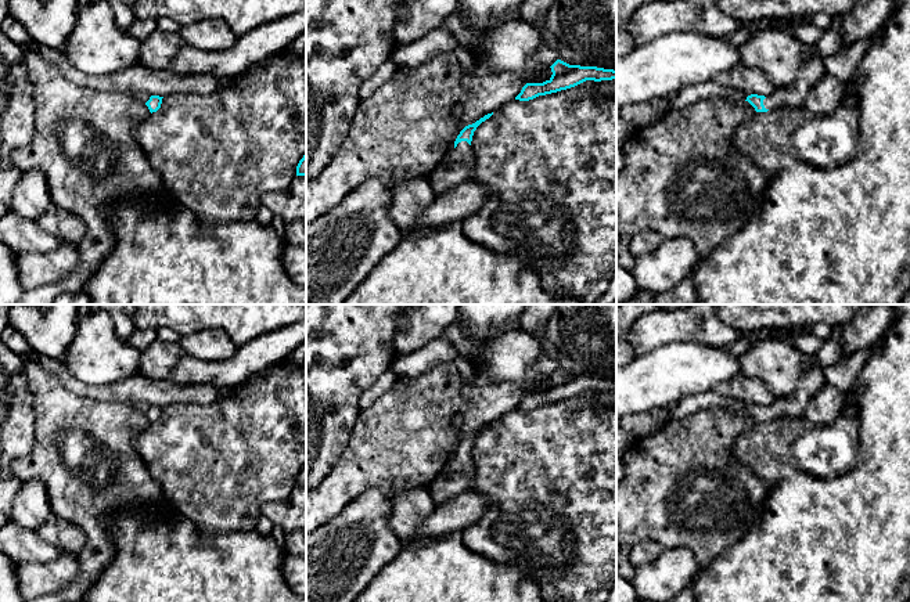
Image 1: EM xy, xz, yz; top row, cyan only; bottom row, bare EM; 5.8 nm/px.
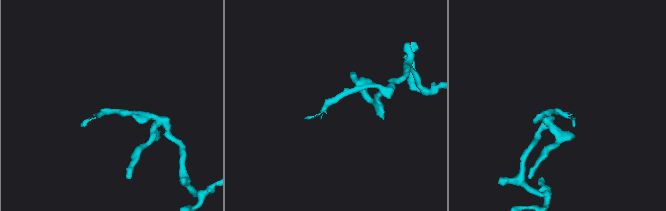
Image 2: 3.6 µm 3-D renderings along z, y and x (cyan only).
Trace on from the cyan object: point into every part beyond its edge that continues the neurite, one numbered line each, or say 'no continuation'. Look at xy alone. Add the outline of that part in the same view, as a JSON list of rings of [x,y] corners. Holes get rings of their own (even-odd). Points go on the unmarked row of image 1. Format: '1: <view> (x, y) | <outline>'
no continuation

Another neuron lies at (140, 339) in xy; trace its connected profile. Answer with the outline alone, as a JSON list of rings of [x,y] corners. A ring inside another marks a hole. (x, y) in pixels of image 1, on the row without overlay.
[[[147,328],[147,329],[137,329],[129,338],[129,345],[136,347],[137,350],[145,350],[154,340],[157,339],[157,329]]]

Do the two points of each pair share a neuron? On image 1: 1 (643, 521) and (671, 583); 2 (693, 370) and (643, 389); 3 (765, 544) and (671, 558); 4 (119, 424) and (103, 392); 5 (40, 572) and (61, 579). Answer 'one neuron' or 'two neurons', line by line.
1: two neurons
2: one neuron
3: two neurons
4: two neurons
5: one neuron

